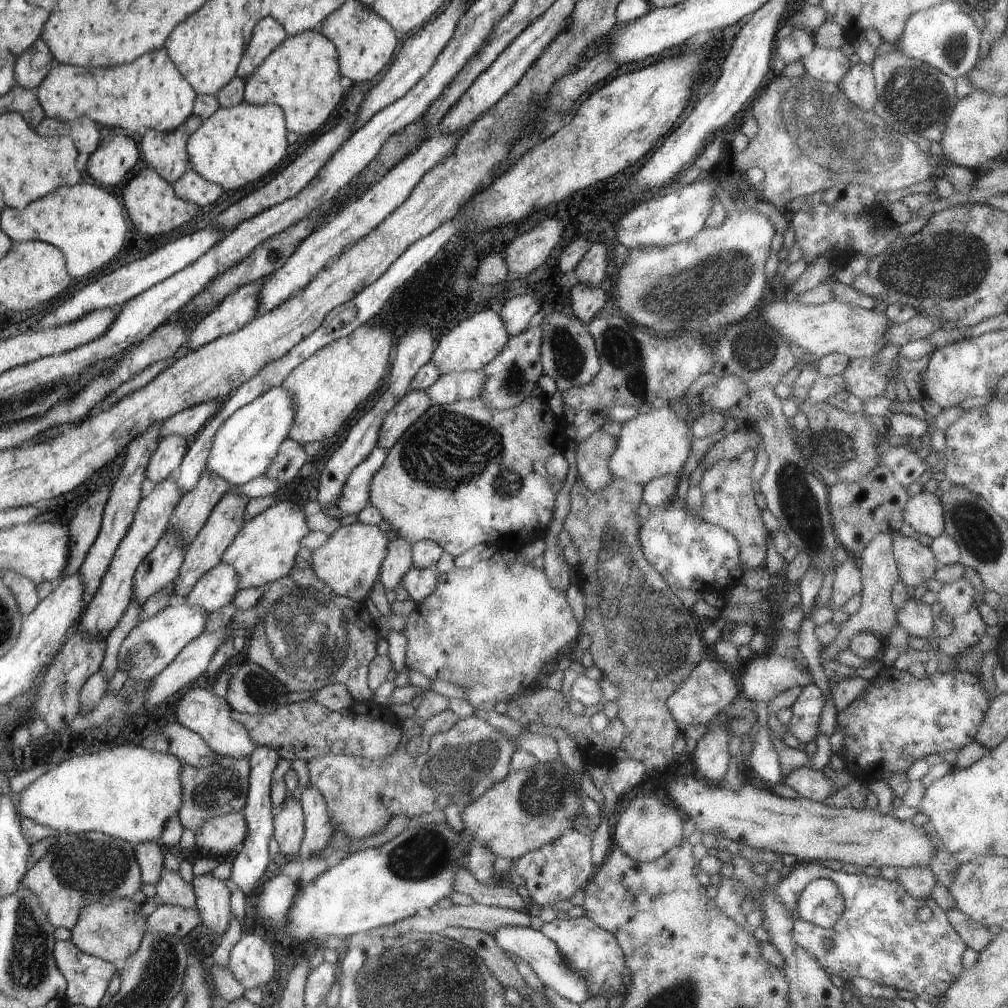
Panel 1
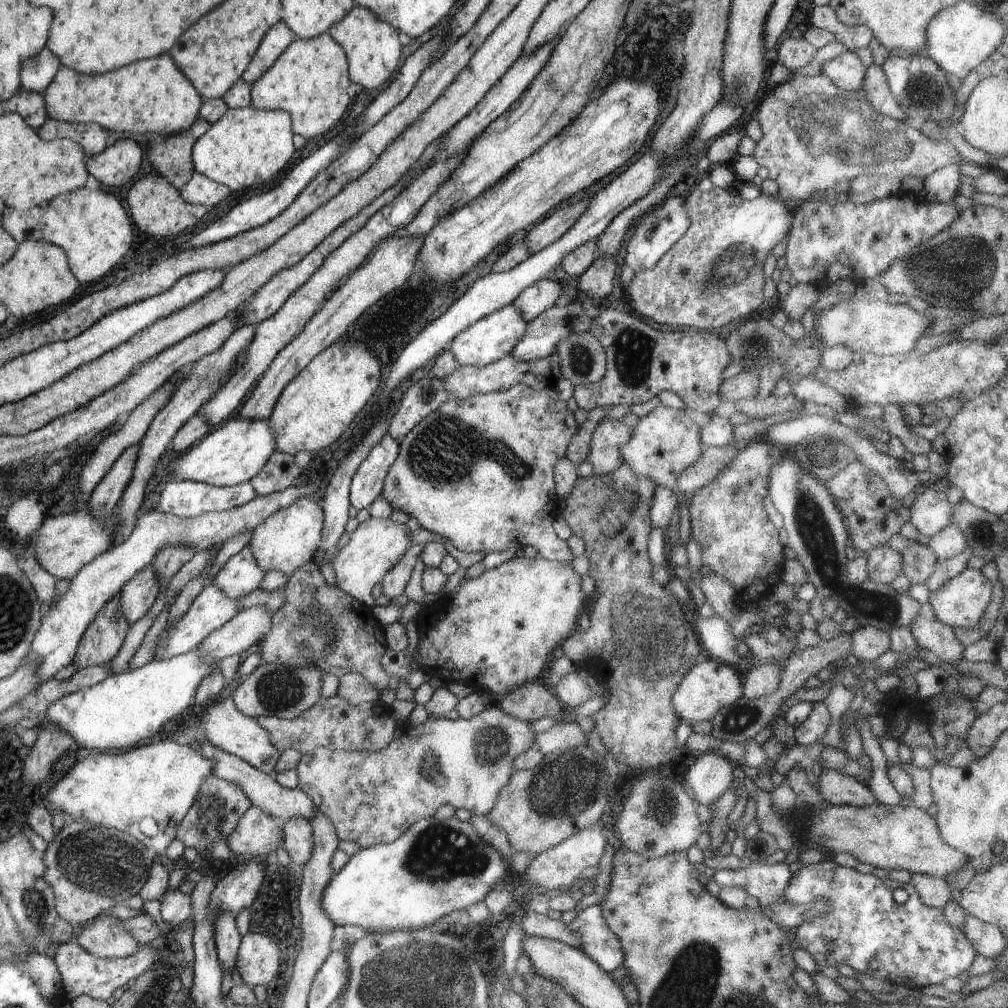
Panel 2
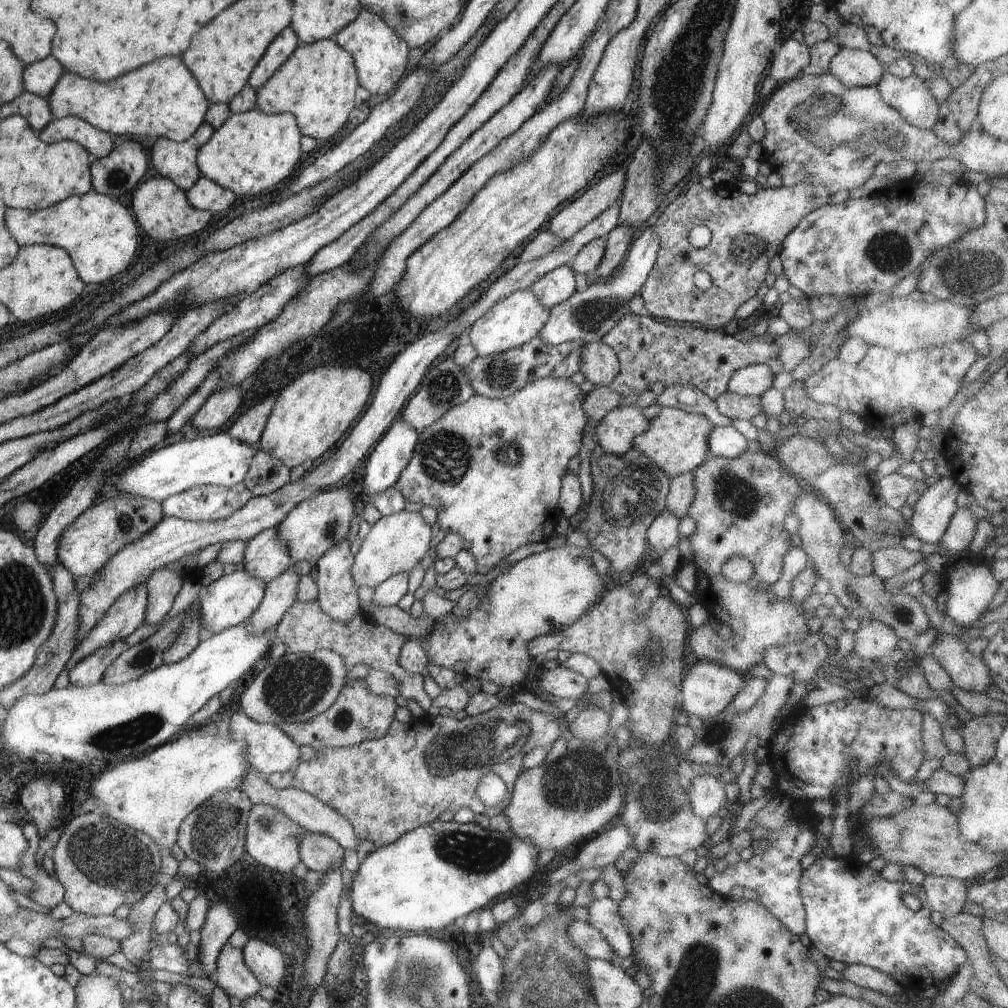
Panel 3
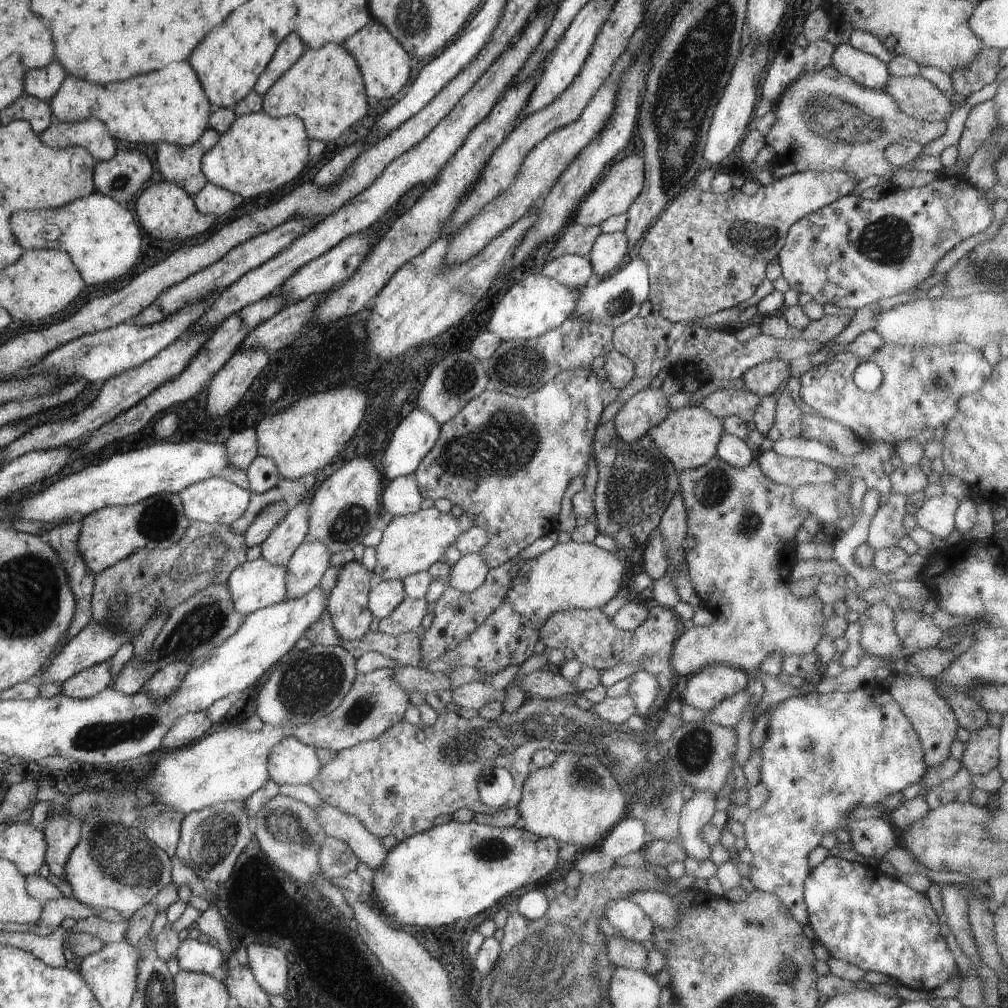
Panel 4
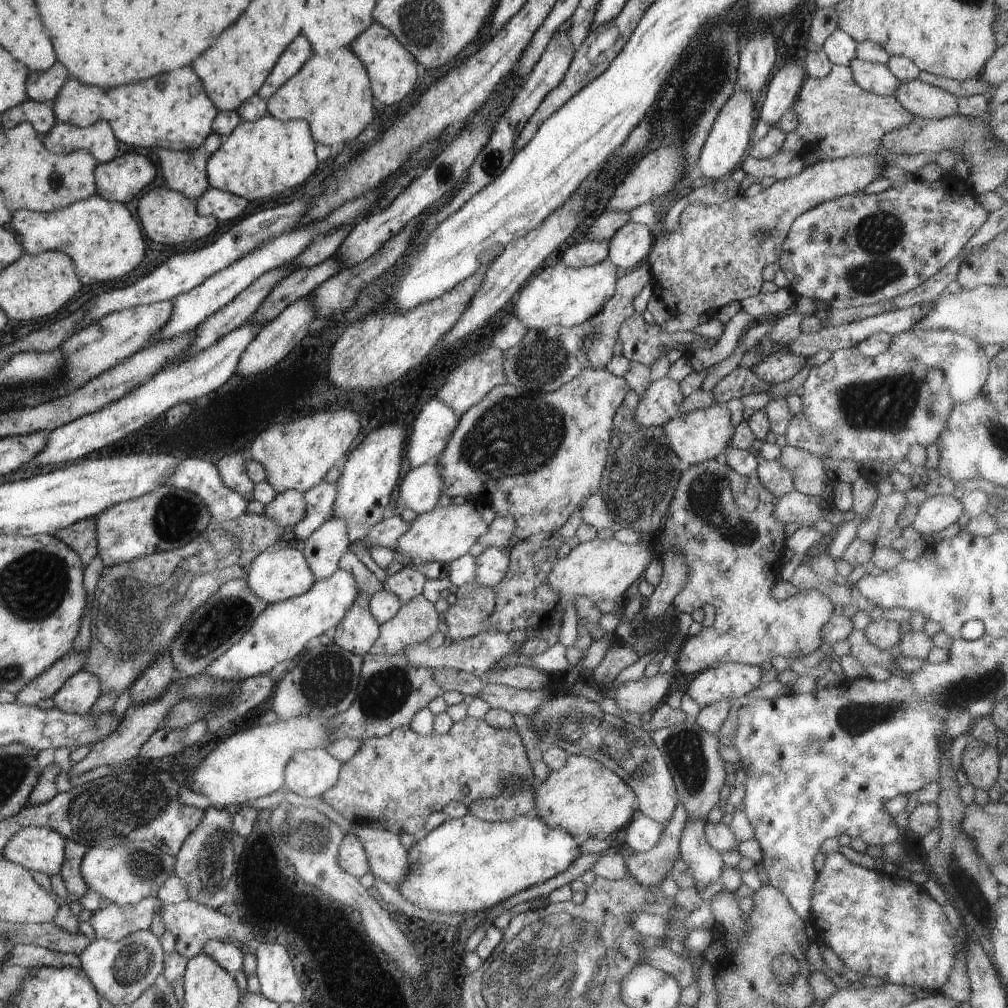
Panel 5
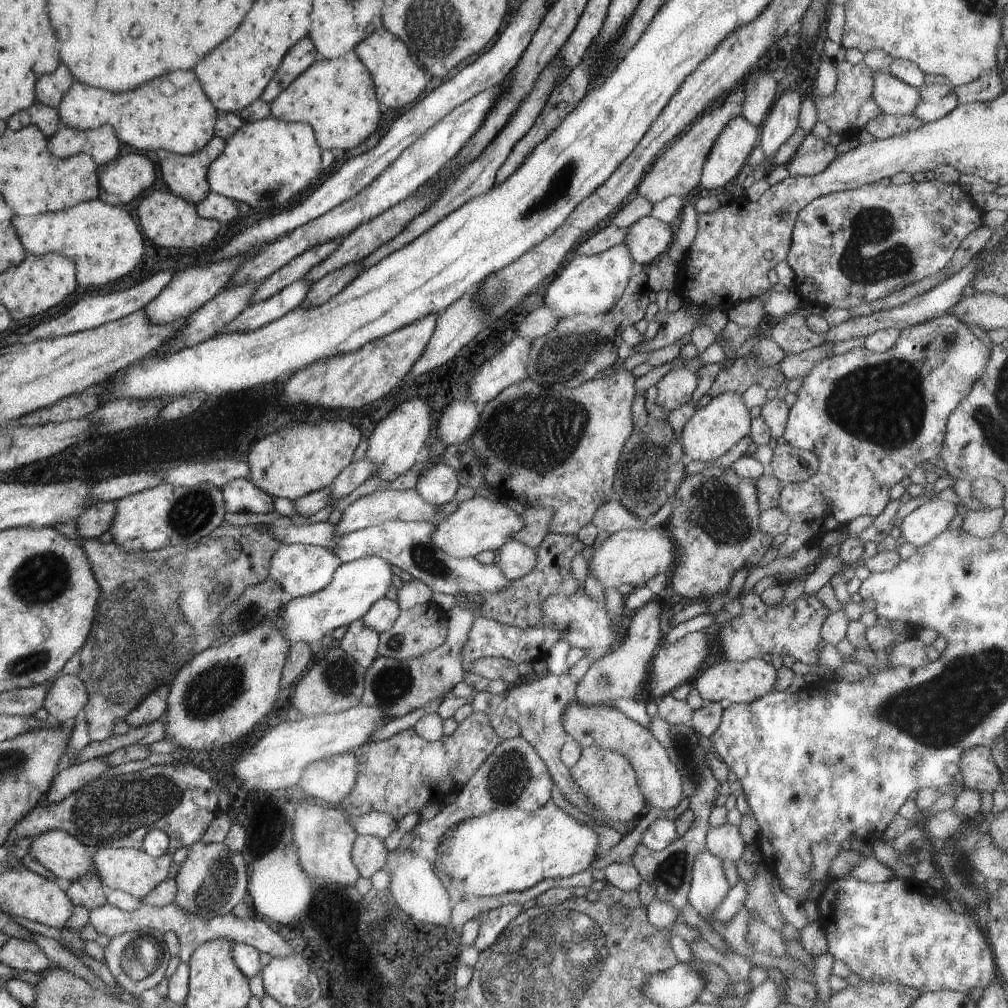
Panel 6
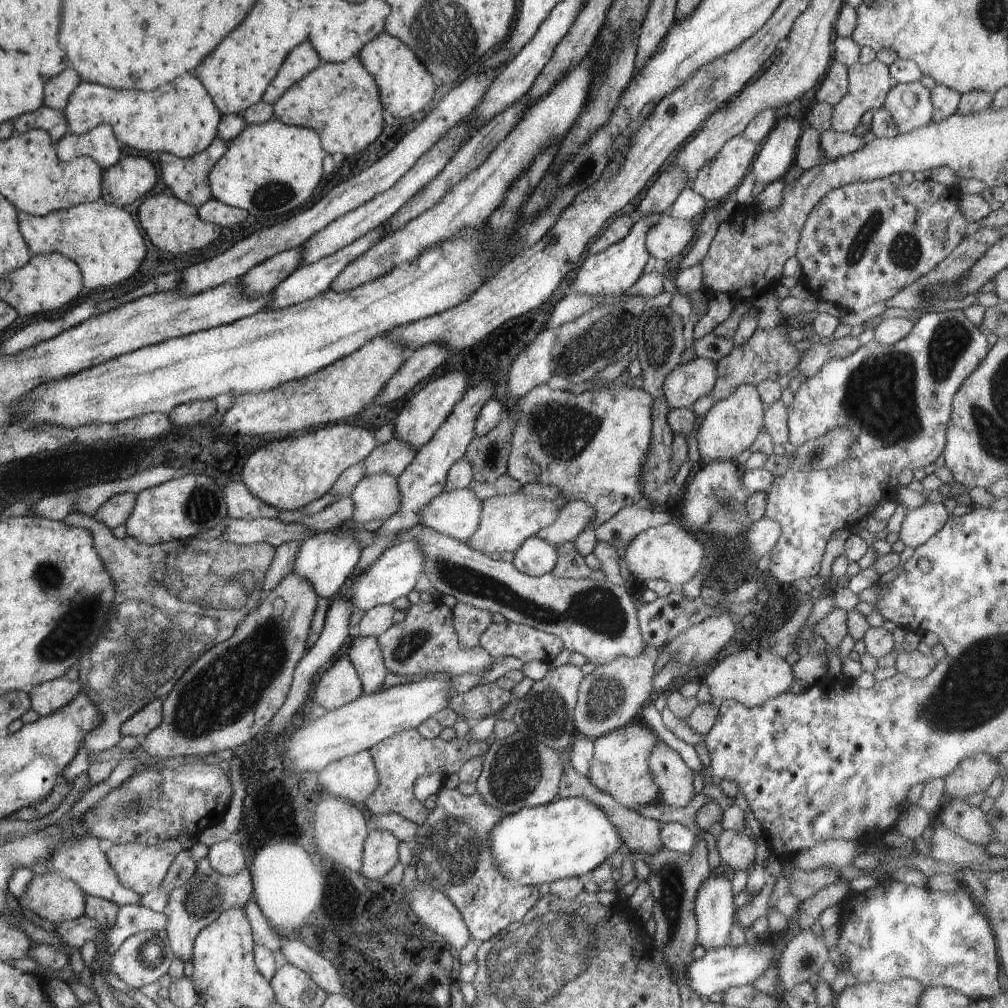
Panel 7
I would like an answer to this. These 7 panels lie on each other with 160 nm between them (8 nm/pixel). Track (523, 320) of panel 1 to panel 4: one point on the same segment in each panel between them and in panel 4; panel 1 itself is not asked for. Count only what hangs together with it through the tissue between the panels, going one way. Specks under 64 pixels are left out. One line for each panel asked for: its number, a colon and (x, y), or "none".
2: (532, 301)
3: (553, 288)
4: (573, 271)

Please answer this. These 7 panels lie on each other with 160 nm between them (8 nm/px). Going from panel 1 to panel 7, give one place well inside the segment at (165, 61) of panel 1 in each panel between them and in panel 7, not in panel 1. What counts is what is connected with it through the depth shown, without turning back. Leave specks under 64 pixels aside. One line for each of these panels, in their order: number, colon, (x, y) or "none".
2: (153, 96)
3: (162, 99)
4: (169, 106)
5: (172, 111)
6: (172, 113)
7: (181, 119)

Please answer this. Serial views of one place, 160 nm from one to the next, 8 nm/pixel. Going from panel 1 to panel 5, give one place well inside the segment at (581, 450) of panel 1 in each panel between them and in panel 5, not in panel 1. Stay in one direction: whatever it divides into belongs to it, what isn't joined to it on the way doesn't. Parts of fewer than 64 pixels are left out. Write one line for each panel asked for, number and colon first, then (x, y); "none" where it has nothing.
2: (604, 455)
3: (615, 432)
4: (646, 409)
5: (662, 401)

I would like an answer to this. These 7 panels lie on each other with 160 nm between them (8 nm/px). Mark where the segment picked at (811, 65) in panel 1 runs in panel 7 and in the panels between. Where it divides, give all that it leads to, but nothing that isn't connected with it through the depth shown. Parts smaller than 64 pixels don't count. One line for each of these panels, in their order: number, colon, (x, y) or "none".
2: (846, 71)
3: (853, 67)
4: (867, 70)
5: (876, 78)
6: (894, 97)
7: (909, 104)

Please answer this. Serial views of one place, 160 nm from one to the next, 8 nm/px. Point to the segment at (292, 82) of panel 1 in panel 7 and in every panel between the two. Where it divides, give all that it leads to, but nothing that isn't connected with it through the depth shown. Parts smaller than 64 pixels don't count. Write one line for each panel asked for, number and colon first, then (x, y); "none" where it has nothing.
2: (310, 79)
3: (317, 83)
4: (324, 88)
5: (332, 92)
6: (336, 96)
7: (340, 101)

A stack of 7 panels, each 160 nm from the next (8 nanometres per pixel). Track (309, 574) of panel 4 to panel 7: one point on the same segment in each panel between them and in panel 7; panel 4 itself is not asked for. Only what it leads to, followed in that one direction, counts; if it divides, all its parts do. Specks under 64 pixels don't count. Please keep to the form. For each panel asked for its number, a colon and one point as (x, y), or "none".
5: (323, 548)
6: (385, 504)
7: (377, 497)

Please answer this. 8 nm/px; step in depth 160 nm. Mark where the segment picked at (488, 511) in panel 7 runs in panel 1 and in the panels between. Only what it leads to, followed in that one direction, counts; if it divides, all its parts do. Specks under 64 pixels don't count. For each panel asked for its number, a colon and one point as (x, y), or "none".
1: (351, 560)
2: (376, 545)
3: (396, 542)
4: (411, 543)
5: (445, 533)
6: (478, 524)

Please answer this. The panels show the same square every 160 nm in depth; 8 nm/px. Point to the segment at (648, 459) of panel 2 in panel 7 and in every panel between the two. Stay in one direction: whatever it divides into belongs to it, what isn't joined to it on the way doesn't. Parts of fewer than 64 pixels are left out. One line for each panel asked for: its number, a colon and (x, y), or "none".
3: (677, 441)
4: (688, 437)
5: (698, 436)
6: (713, 430)
7: (732, 424)

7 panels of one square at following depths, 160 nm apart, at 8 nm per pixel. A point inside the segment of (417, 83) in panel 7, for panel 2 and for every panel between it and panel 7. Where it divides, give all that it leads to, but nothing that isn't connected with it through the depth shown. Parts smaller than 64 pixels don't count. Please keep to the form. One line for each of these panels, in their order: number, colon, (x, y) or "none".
2: (372, 46)
3: (381, 56)
4: (383, 60)
5: (391, 68)
6: (399, 78)

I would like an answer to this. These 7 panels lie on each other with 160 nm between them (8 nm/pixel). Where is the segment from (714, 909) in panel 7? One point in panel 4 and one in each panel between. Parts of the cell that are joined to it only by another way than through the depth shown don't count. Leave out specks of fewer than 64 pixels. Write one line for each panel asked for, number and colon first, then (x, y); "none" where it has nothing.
4: (700, 809)
5: (706, 864)
6: (709, 886)

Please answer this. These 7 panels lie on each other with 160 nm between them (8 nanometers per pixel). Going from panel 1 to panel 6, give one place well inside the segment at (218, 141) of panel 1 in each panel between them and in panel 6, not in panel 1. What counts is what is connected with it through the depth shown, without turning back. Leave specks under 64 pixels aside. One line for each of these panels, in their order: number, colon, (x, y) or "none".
2: (247, 147)
3: (252, 151)
4: (258, 153)
5: (260, 158)
6: (266, 163)

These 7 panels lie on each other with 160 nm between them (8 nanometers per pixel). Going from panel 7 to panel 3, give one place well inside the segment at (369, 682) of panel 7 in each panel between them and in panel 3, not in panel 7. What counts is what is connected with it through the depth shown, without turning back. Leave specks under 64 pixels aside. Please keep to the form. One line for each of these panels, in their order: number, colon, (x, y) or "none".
3: (337, 594)
4: (347, 602)
5: (358, 630)
6: (361, 642)

